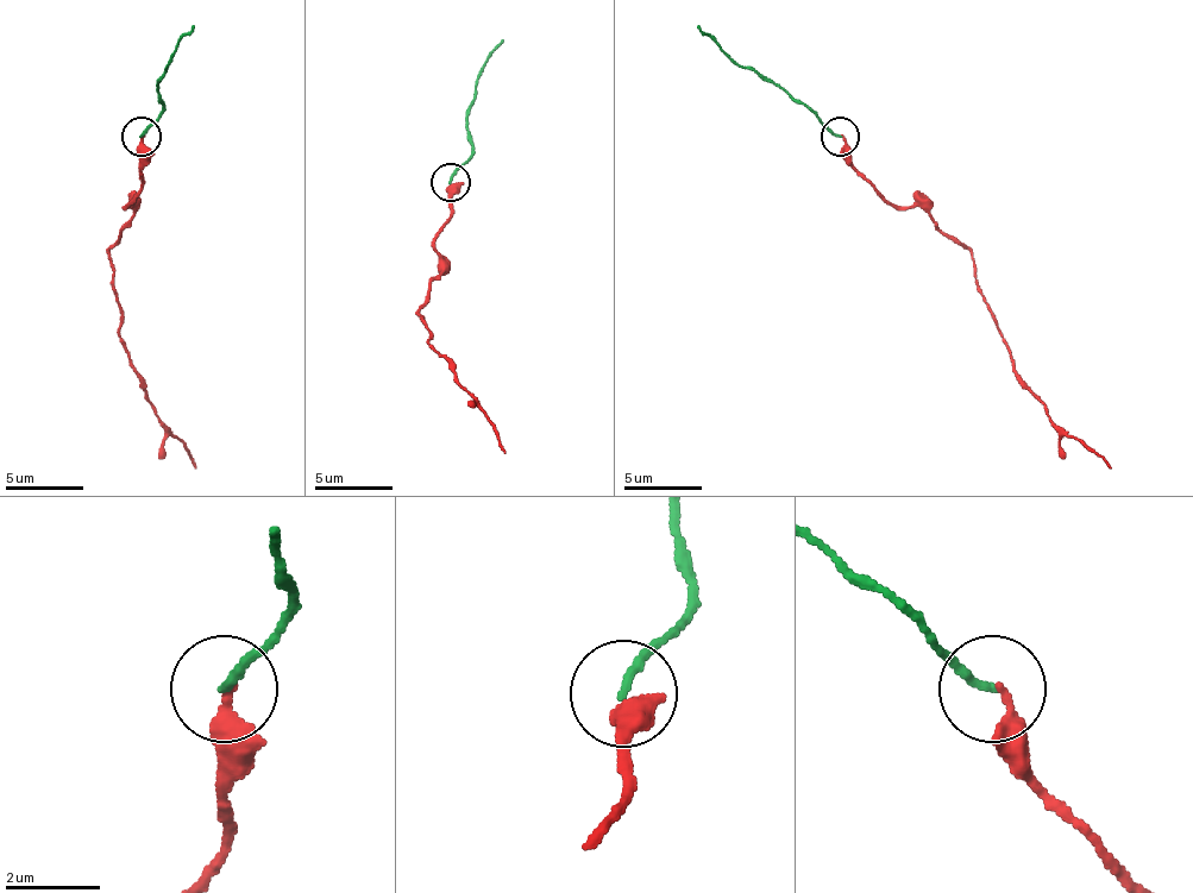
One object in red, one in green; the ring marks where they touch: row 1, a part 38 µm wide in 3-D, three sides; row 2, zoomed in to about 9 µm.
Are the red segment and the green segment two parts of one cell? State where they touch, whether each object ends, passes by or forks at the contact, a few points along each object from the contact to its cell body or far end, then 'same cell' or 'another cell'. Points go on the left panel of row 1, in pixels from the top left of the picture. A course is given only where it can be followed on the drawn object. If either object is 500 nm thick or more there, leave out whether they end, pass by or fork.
place (140, 137); red ends; green ends; course red (144, 136), (144, 186), (124, 205), (132, 209), (108, 256), (113, 290), (132, 372), (194, 469); course green (140, 136), (163, 112), (159, 81), (167, 62), (194, 26); same cell

